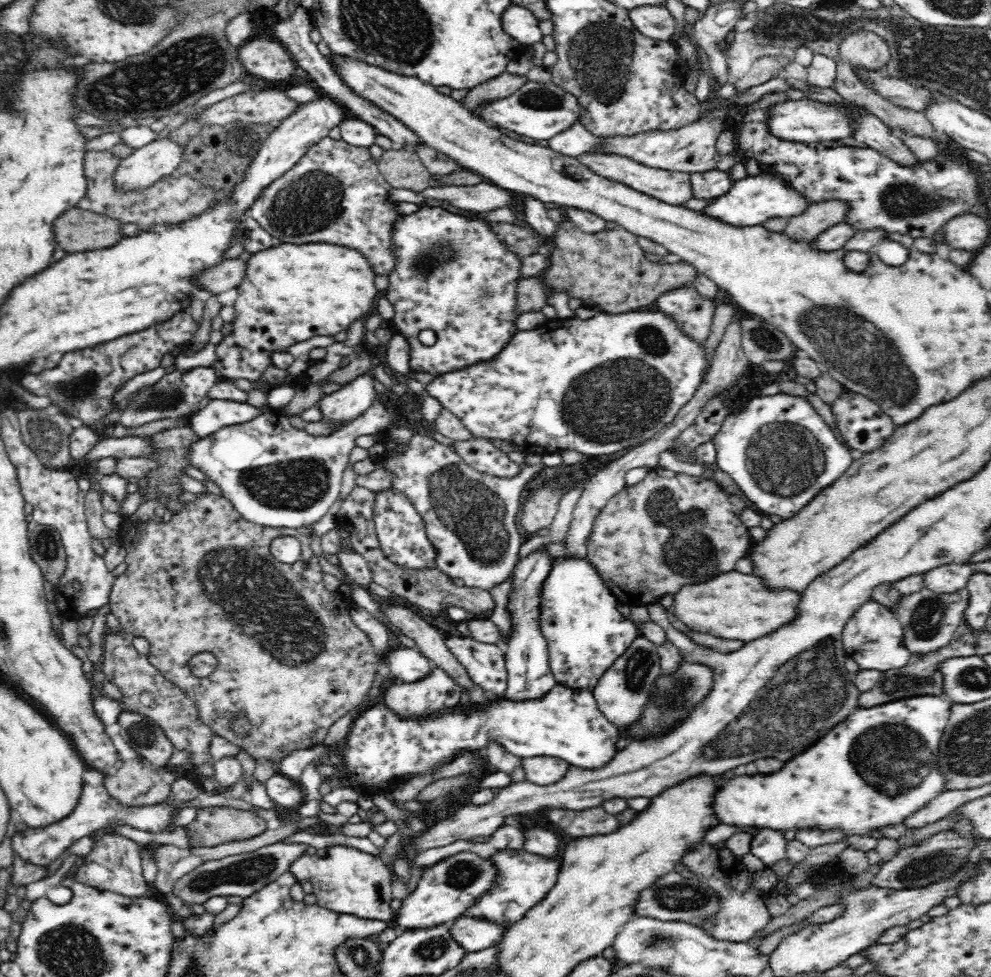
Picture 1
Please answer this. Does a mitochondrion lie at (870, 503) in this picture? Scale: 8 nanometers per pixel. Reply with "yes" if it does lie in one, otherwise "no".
no

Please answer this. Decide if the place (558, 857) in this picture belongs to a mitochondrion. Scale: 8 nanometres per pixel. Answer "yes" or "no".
no

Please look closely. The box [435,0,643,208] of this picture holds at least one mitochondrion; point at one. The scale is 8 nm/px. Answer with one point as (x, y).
(599, 55)

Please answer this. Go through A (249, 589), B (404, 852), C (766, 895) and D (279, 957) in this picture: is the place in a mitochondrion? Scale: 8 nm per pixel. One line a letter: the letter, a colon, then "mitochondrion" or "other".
A: mitochondrion
B: other
C: other
D: other

